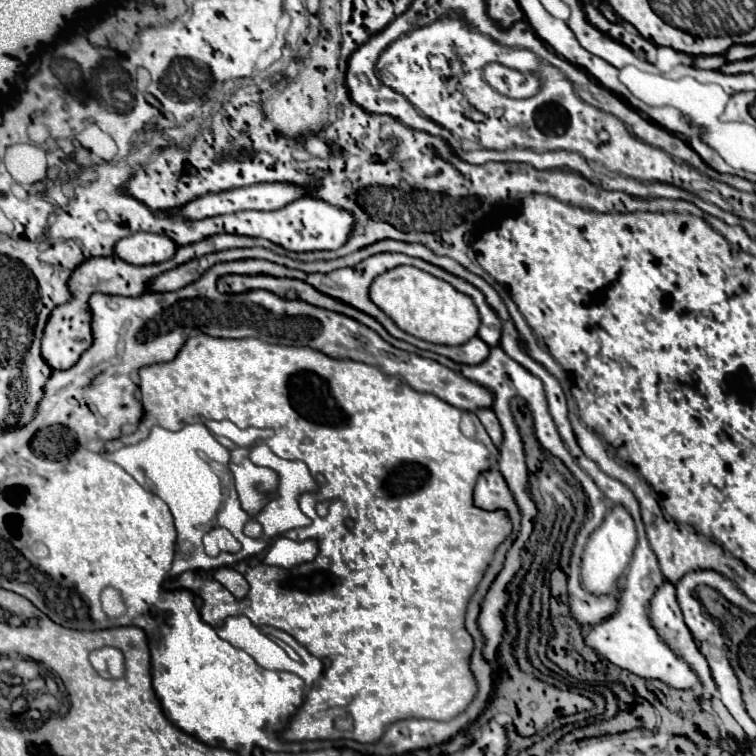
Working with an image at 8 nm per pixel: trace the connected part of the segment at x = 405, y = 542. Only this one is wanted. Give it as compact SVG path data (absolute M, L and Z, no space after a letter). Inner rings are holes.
M198 334L186 340L186 344L182 346L182 350L178 352L178 356L170 362L162 362L162 364L152 364L140 370L140 392L142 392L142 404L144 404L144 418L138 426L138 430L130 436L122 436L120 440L124 444L138 444L140 440L144 440L152 426L162 426L166 430L180 430L186 424L192 422L202 422L202 420L232 420L238 428L248 428L248 426L256 426L256 428L274 428L274 436L264 440L274 454L282 456L282 458L298 458L300 450L302 450L302 458L306 458L306 466L310 468L310 474L324 474L326 482L322 484L324 488L328 488L328 502L330 506L334 506L334 510L328 512L328 516L336 516L336 518L344 518L346 522L346 530L344 534L340 534L340 540L336 536L336 548L334 548L334 534L332 534L332 546L330 546L330 536L324 540L322 538L322 530L320 530L320 556L312 562L312 564L304 564L300 570L298 566L292 570L282 570L278 566L266 566L262 564L260 558L246 558L234 564L234 568L248 580L250 590L248 596L244 596L242 600L236 600L230 592L224 592L224 586L216 580L208 580L204 584L204 588L198 592L198 596L204 600L204 610L200 610L200 616L204 622L208 622L210 626L218 626L222 624L228 616L248 616L256 626L262 624L270 624L276 628L282 628L284 632L288 632L290 636L294 636L300 644L304 644L308 648L310 654L326 660L324 664L324 672L320 676L320 680L312 686L312 690L307 693L306 702L299 711L290 719L288 730L282 734L286 740L336 740L336 738L352 738L358 742L376 742L384 728L392 722L398 720L406 720L406 718L432 718L432 720L450 720L458 714L462 714L466 710L466 706L474 700L474 696L478 694L478 684L476 678L470 670L470 658L474 652L474 640L468 634L466 626L464 626L464 618L466 618L466 608L470 598L474 596L488 564L494 558L496 548L510 536L512 532L512 522L508 518L508 512L504 510L482 510L478 506L474 506L474 484L478 480L478 476L482 472L488 470L488 466L492 466L494 462L498 462L498 448L492 444L490 436L486 434L484 426L480 424L480 420L476 422L476 438L468 438L460 432L460 418L464 414L464 410L450 406L448 402L440 400L434 394L426 394L426 392L416 392L414 388L410 388L404 380L396 378L396 376L388 376L382 370L378 370L376 366L364 364L364 362L356 362L356 360L344 360L344 358L330 358L328 354L322 354L314 348L308 346L280 346L280 344L268 344L262 342L258 338L242 338L242 340L234 340L234 338L212 338L206 334ZM342 594L362 594L362 600L350 600L350 598L342 598Z

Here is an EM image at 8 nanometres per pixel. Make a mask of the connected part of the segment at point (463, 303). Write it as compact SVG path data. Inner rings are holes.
M396 266L380 274L370 288L372 302L388 314L398 328L432 344L458 346L478 334L480 314L474 300L448 282L414 266Z

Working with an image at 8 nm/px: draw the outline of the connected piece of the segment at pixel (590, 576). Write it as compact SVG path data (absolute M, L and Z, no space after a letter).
M612 506L604 522L590 536L582 556L582 584L594 594L610 594L616 590L618 578L624 574L636 548L636 528L630 512L624 506Z

